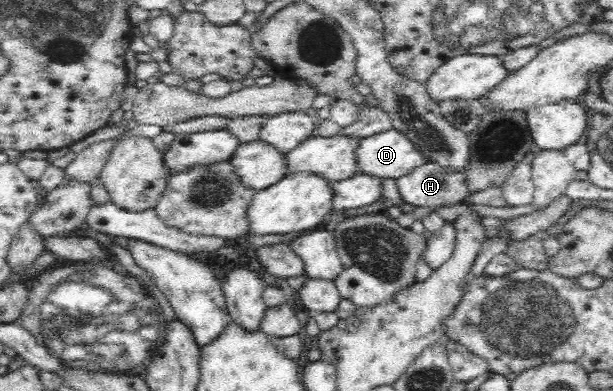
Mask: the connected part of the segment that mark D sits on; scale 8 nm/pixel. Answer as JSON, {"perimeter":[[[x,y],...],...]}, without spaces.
{"perimeter":[[[394,128],[361,139],[353,157],[358,174],[373,180],[396,180],[429,162],[420,155],[416,145]]]}

